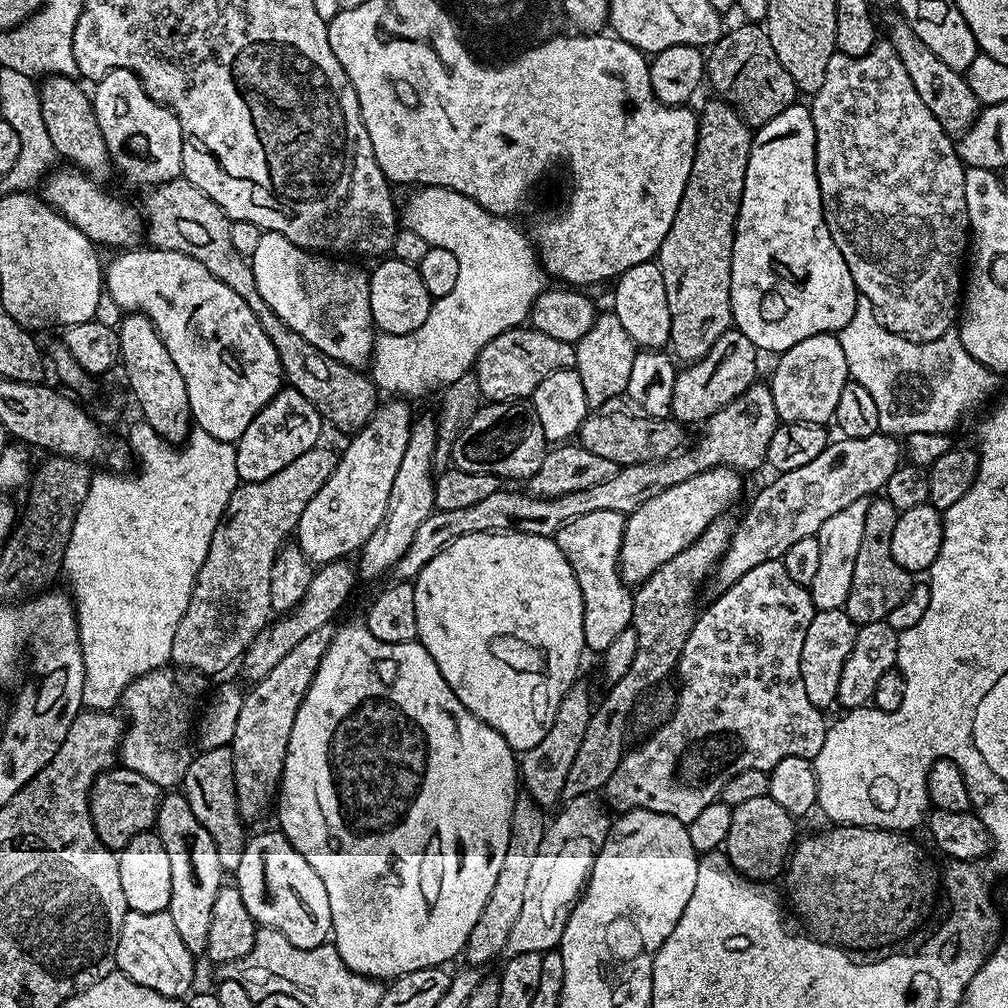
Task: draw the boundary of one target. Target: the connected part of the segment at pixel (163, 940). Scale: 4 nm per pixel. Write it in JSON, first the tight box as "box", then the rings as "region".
{"box":[116,910,196,997],"region":[[[129,910],[124,915],[116,947],[116,968],[135,984],[154,990],[157,996],[187,997],[193,991],[192,979],[196,976],[196,964],[192,960],[195,960],[194,953],[186,950],[186,942],[182,942],[174,918],[166,910],[154,914]]]}

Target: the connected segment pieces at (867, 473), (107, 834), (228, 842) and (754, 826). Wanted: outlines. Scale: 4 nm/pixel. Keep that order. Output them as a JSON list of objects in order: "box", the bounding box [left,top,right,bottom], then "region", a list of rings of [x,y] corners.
[{"box":[710,434,902,594],"region":[[[877,434],[866,438],[836,438],[814,458],[814,462],[806,462],[806,466],[798,466],[798,470],[781,472],[773,475],[772,481],[753,498],[744,512],[744,517],[733,527],[732,537],[724,557],[716,563],[716,570],[710,580],[713,593],[719,594],[734,586],[742,574],[750,574],[754,566],[762,566],[762,562],[781,559],[794,545],[807,536],[815,536],[820,531],[826,518],[834,518],[838,510],[846,510],[850,502],[868,500],[875,497],[883,489],[884,483],[894,474],[894,470],[902,463],[902,444],[895,435]]]},{"box":[88,766,161,850],"region":[[[113,766],[106,772],[100,772],[88,795],[90,818],[100,841],[107,848],[119,850],[125,848],[138,834],[153,831],[161,795],[161,788],[150,782],[150,778],[142,778],[142,774],[129,768]]]},{"box":[182,747,246,874],"region":[[[231,747],[197,751],[184,775],[182,791],[186,802],[190,802],[190,810],[194,810],[194,818],[198,818],[198,822],[206,826],[206,834],[214,838],[221,873],[235,874],[238,862],[242,862],[242,850],[246,843],[246,835],[244,836],[246,821],[242,819],[238,810]]]},{"box":[722,796,798,882],"region":[[[772,796],[753,798],[732,808],[730,830],[722,845],[722,851],[742,876],[761,882],[775,881],[775,876],[785,871],[797,843],[798,824],[790,813],[782,810]]]}]

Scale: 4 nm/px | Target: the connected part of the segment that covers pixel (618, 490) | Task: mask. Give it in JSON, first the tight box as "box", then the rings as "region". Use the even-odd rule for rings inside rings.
{"box":[394,382,777,582],"region":[[[757,382],[738,398],[734,398],[734,402],[722,406],[718,414],[704,421],[704,433],[697,438],[693,448],[685,447],[666,460],[651,464],[623,465],[618,474],[614,474],[614,478],[586,490],[574,490],[574,494],[534,496],[527,490],[501,490],[474,502],[474,506],[465,506],[459,510],[433,510],[426,522],[418,526],[406,554],[398,558],[394,569],[395,579],[400,582],[415,581],[416,575],[426,566],[426,562],[430,562],[430,558],[434,558],[450,542],[463,536],[483,532],[521,532],[555,537],[563,524],[570,523],[574,518],[582,518],[582,514],[594,514],[594,510],[614,510],[625,514],[633,512],[638,510],[638,506],[642,506],[642,502],[654,498],[654,494],[662,494],[662,490],[678,486],[678,482],[686,482],[686,478],[694,478],[694,474],[702,474],[711,468],[734,468],[744,474],[749,474],[755,468],[763,469],[768,459],[770,438],[774,438],[777,423],[771,387],[767,383]]]}

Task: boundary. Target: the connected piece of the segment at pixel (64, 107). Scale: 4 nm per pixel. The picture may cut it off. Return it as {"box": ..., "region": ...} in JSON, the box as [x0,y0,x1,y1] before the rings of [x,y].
{"box":[39,75,114,182],"region":[[[49,75],[39,85],[42,119],[57,157],[65,156],[72,163],[69,165],[87,174],[92,180],[108,182],[104,180],[111,178],[114,165],[108,153],[106,138],[102,138],[102,126],[98,126],[92,96],[84,93],[76,82],[71,76]]]}

